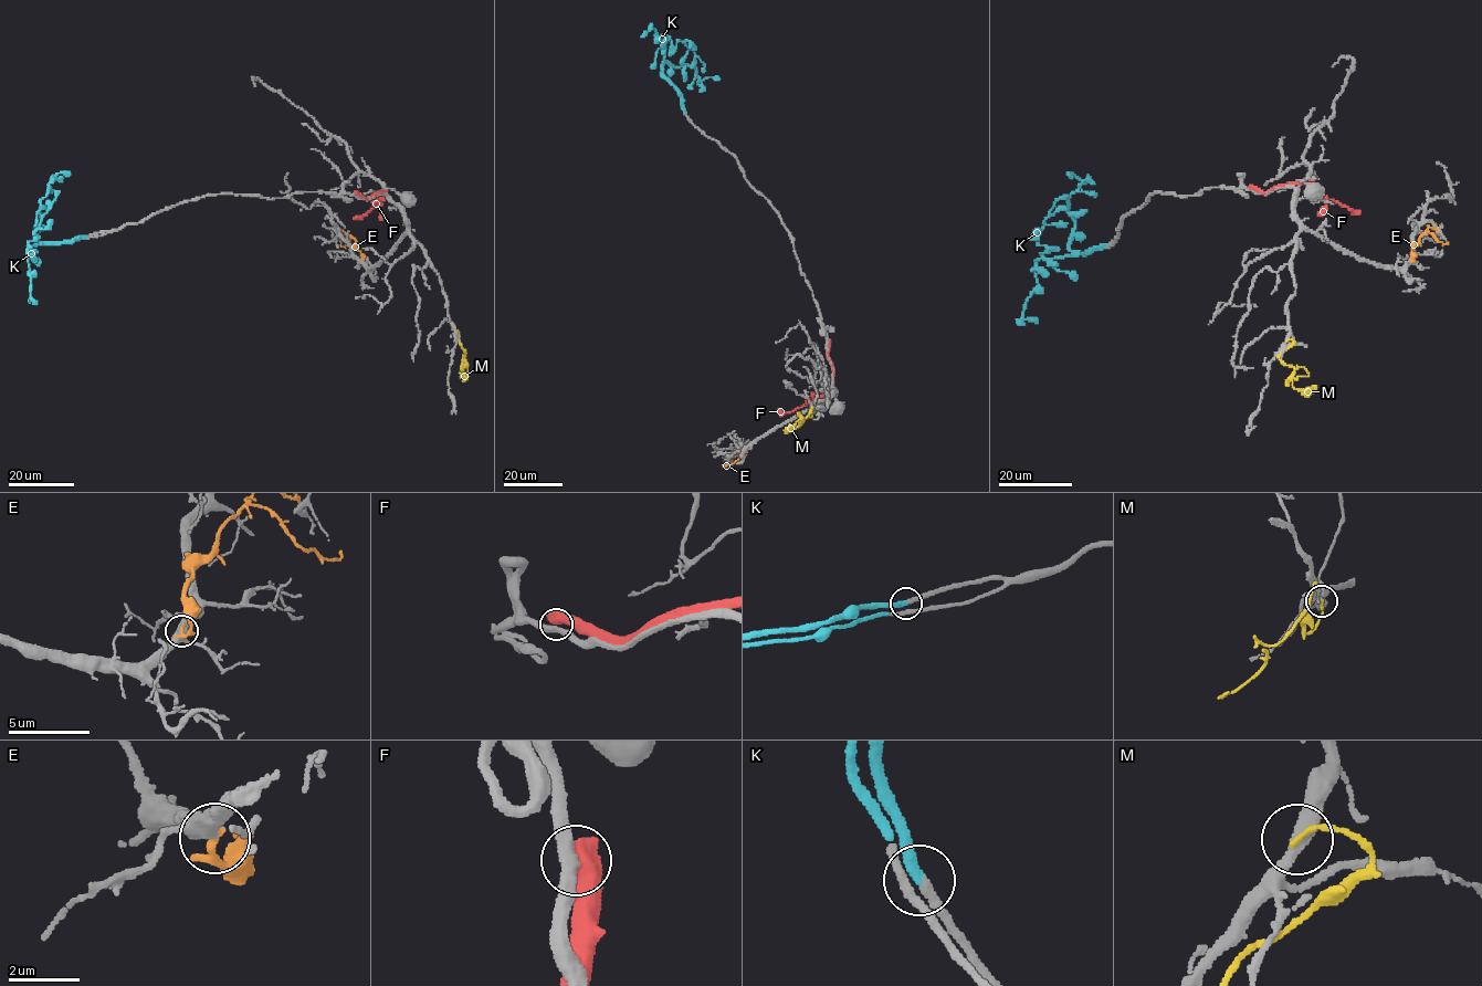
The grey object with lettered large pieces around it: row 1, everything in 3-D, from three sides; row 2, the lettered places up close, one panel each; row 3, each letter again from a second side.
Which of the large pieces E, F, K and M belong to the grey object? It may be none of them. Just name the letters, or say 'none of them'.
K

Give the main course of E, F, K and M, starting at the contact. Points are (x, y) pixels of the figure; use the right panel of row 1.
E: (1410, 261), (1415, 245), (1427, 231), (1439, 241), (1448, 241)
F: (1250, 188), (1270, 191), (1275, 187), (1309, 185), (1355, 210), (1353, 213)
K: (1109, 244), (1059, 258), (1044, 258), (1040, 253), (1047, 248), (1038, 243), (1043, 224), (1054, 202), (1068, 195)
M: (1286, 341), (1294, 343), (1279, 357), (1294, 368), (1294, 387), (1307, 390), (1315, 386)

